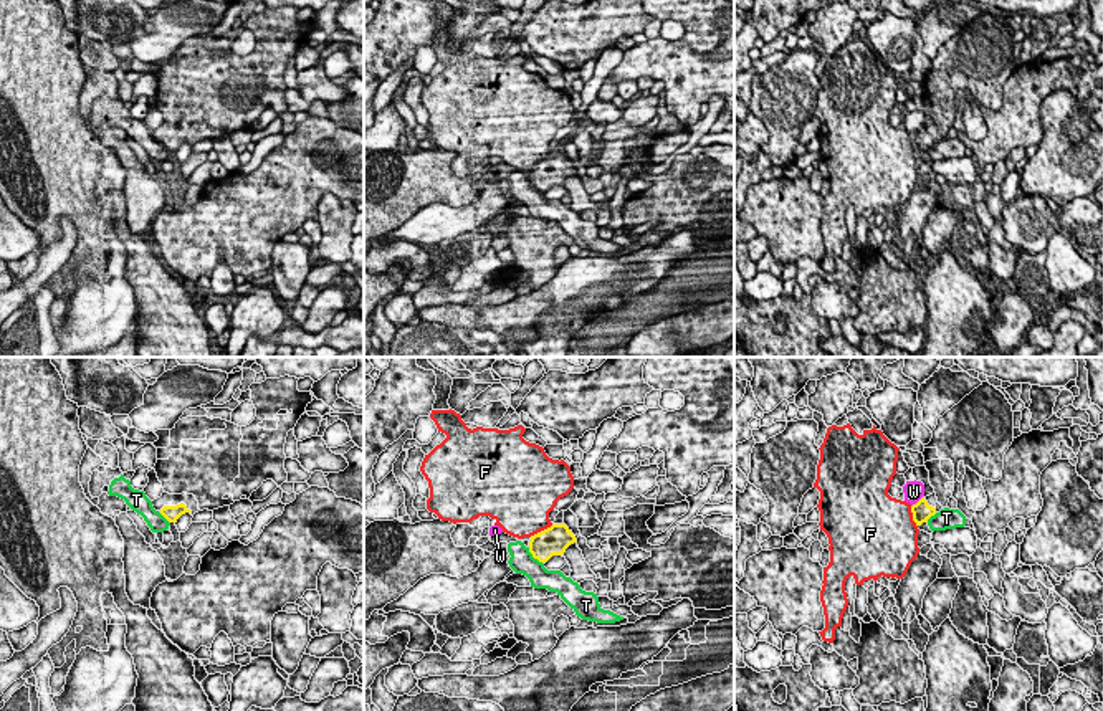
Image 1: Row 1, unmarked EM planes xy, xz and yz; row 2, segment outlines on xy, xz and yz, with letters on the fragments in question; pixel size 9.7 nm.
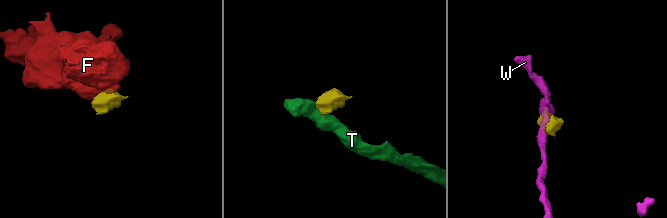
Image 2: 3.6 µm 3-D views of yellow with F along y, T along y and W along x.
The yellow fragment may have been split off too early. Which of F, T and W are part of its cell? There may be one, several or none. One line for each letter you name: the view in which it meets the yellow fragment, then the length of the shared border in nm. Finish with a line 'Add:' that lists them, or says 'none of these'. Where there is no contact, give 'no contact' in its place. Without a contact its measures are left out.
Add: none of these

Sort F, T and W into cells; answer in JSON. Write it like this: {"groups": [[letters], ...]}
{"groups": [["F", "T"], ["W"]]}

